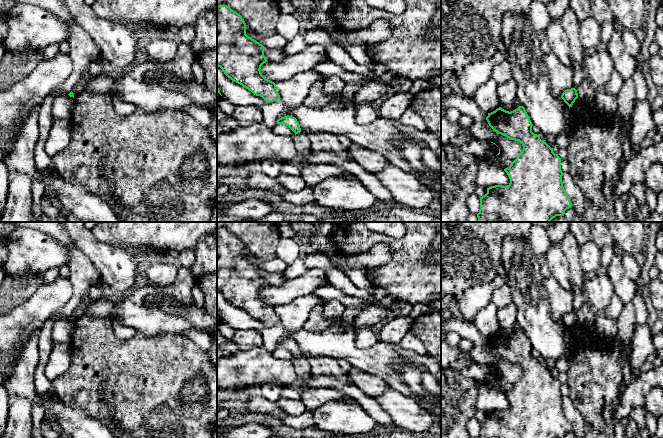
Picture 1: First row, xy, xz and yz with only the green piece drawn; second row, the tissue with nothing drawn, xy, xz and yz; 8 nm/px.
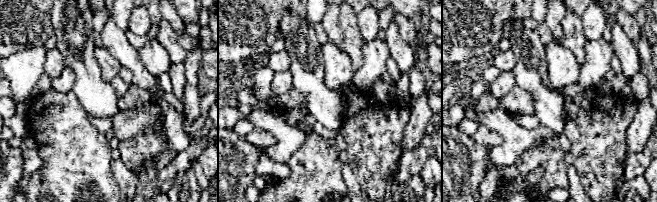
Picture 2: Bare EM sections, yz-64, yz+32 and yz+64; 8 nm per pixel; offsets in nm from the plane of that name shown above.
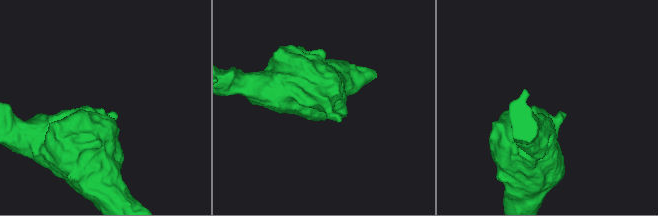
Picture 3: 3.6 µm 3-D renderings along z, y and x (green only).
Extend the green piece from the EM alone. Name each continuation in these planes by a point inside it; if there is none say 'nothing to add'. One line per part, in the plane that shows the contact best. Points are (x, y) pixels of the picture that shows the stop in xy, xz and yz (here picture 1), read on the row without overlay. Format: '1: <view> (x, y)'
nothing to add

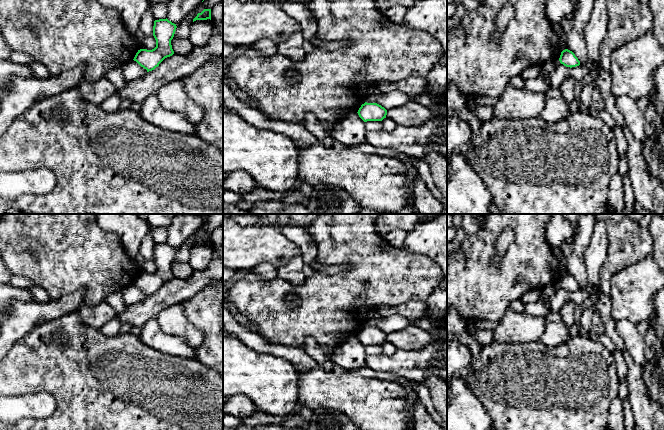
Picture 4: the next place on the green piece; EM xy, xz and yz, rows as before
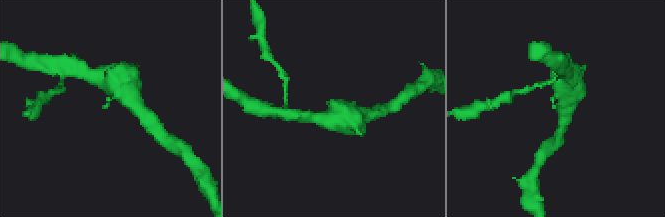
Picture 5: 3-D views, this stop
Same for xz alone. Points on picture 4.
nothing to add

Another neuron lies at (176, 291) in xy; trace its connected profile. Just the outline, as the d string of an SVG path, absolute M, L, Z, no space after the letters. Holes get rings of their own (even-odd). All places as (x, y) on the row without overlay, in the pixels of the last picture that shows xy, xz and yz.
M214 249L208 267L202 271L193 270L187 279L173 278L165 282L158 291L140 303L130 305L125 311L115 314L120 323L131 323L142 327L149 319L156 318L165 308L182 304L209 284L223 281L223 258Z

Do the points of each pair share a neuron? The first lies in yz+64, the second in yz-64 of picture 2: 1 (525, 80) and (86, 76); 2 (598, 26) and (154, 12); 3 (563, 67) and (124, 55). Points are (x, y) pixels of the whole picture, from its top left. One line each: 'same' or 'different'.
1: same
2: different
3: different

